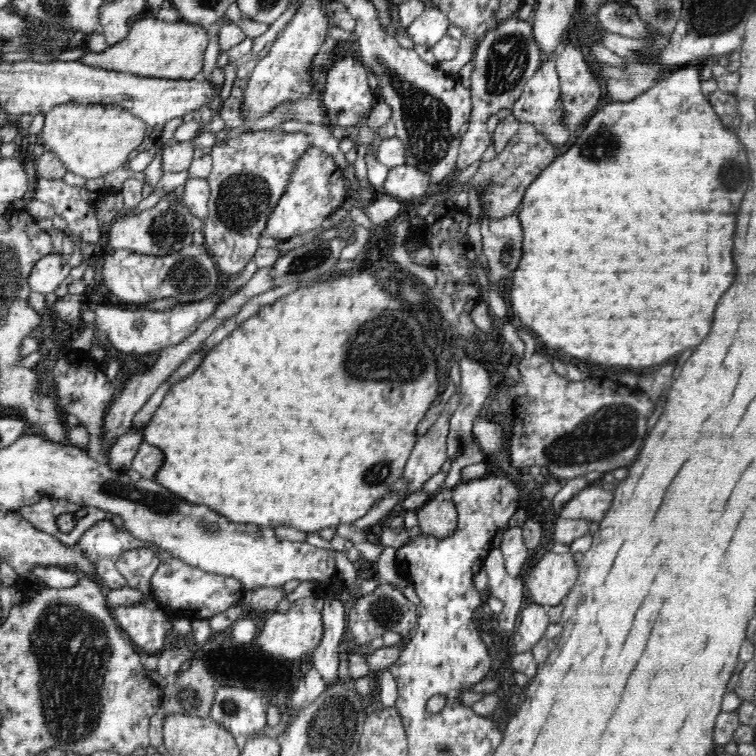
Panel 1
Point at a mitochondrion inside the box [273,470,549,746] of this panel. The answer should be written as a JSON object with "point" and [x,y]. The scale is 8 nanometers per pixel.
{"point":[385,611]}

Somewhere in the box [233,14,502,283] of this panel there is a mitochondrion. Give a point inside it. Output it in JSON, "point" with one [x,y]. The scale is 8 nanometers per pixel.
{"point":[427,119]}

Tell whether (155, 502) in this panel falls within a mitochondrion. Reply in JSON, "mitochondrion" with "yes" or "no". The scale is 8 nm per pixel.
{"mitochondrion":"yes"}

